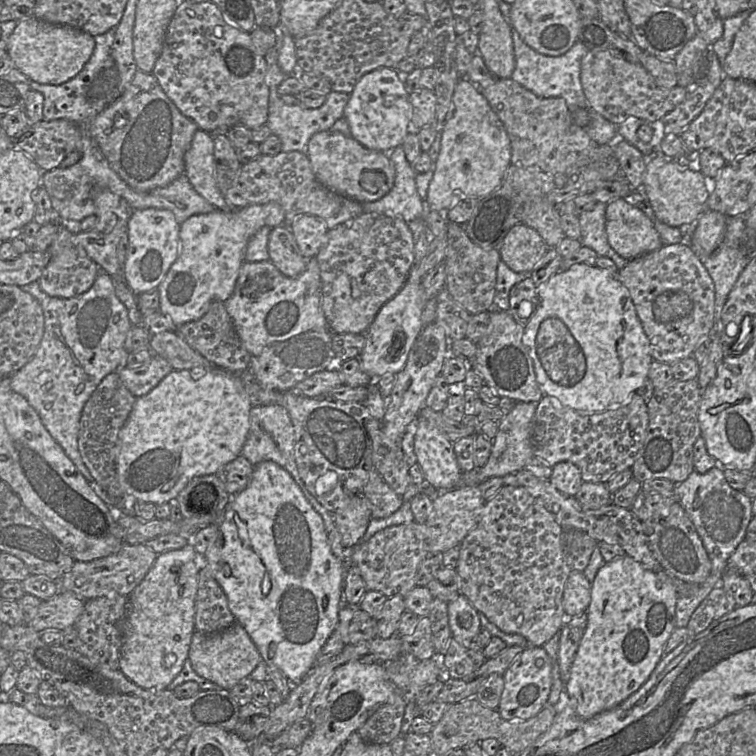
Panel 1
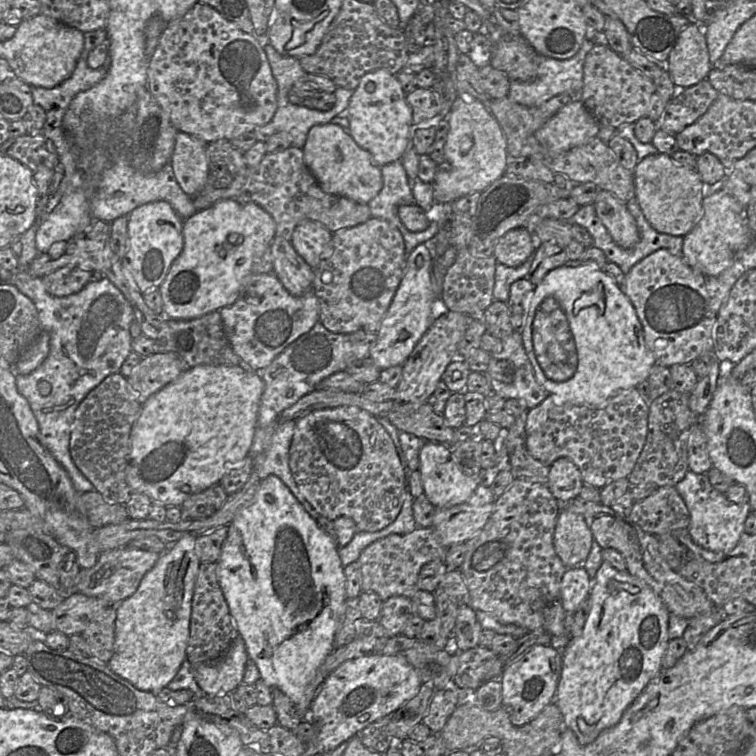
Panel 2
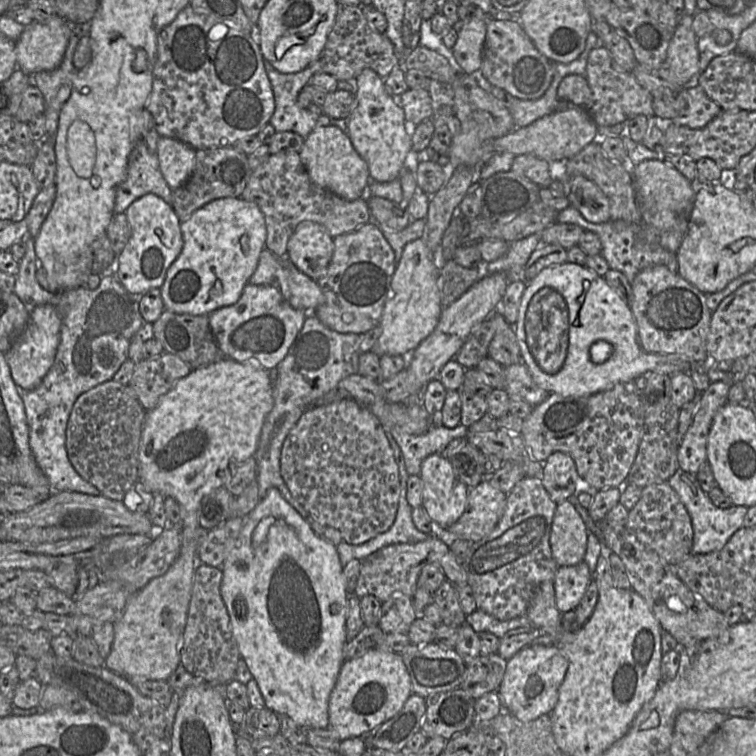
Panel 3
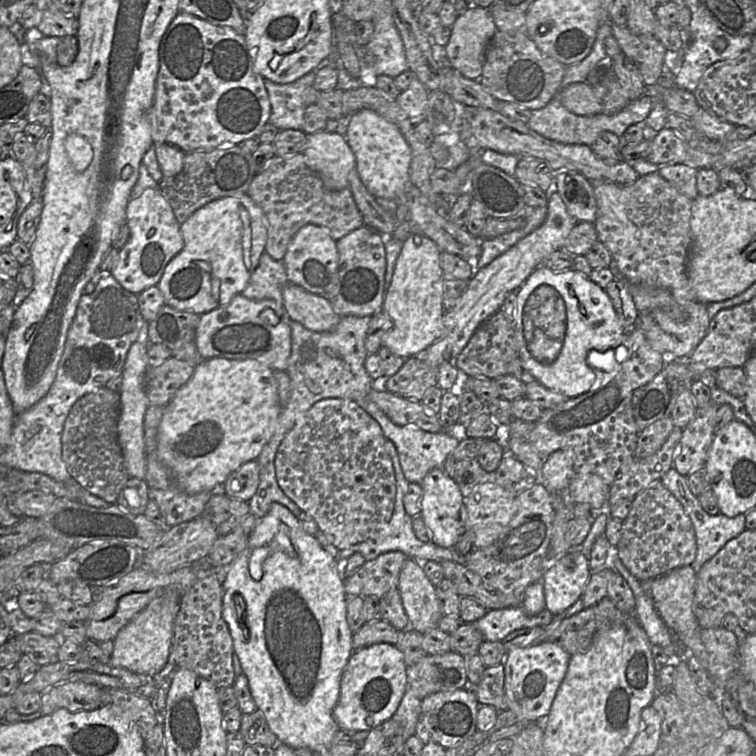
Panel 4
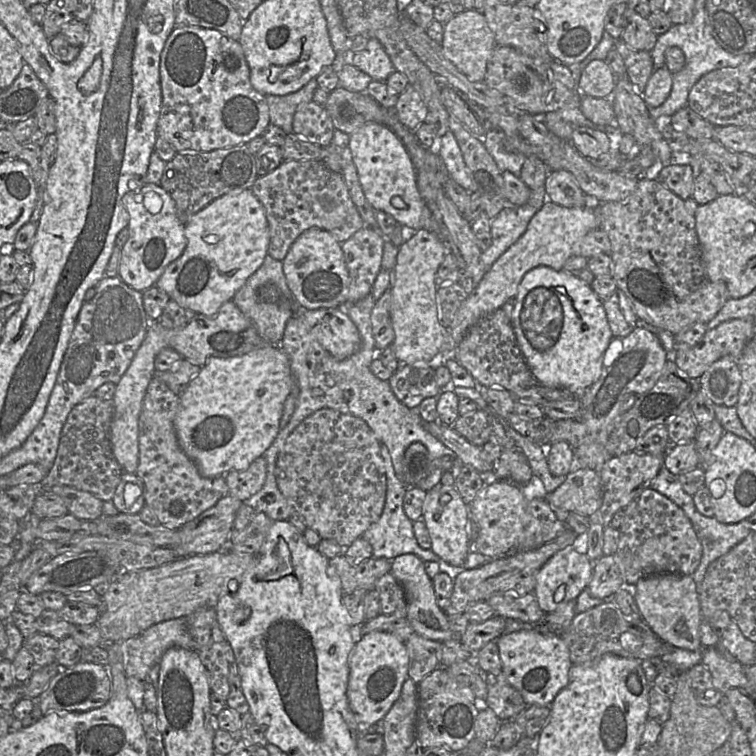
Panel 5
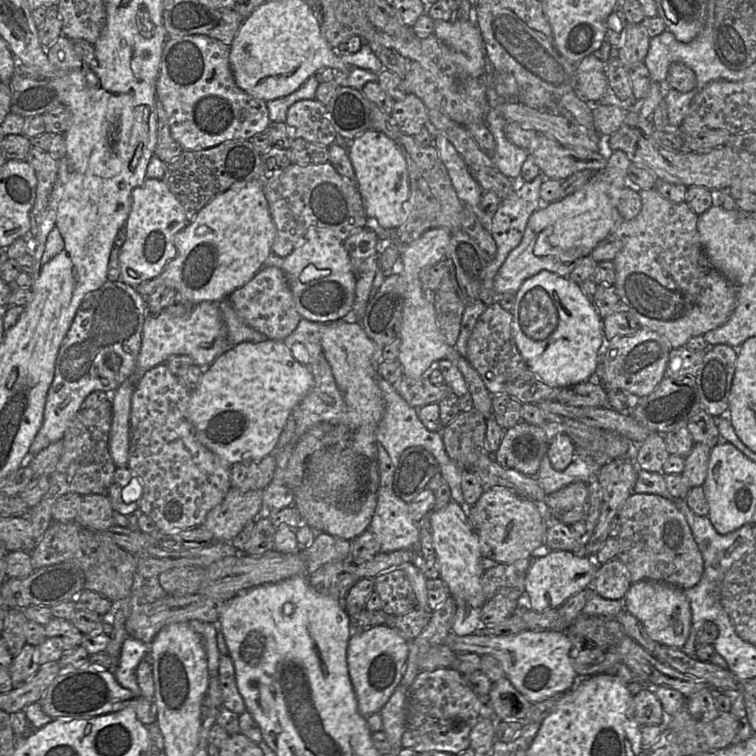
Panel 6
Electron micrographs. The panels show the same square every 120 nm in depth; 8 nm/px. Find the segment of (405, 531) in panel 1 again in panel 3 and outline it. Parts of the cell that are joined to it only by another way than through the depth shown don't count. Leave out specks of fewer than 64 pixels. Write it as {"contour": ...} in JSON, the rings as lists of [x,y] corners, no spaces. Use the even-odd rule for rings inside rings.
{"contour":[[[430,535],[428,539],[417,543],[398,543],[385,546],[361,561],[359,577],[354,594],[359,598],[375,596],[381,603],[394,593],[403,593],[412,598],[418,587],[418,577],[427,564],[437,565],[446,580],[453,585],[467,585],[467,575],[459,560],[449,549],[449,536]]]}

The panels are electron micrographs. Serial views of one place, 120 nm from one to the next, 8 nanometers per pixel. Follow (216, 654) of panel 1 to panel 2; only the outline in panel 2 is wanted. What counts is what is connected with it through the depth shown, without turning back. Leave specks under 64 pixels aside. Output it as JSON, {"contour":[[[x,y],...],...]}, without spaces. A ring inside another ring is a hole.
{"contour":[[[237,635],[220,659],[193,666],[194,677],[207,695],[232,693],[243,683],[248,660],[245,642]]]}

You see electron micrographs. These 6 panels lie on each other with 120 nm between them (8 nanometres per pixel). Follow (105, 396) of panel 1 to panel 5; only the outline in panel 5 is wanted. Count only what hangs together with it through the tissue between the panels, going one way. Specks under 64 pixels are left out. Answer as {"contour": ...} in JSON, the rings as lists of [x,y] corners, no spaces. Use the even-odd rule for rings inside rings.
{"contour":[[[94,395],[72,408],[61,431],[55,461],[42,480],[40,491],[64,485],[92,493],[101,501],[111,501],[124,472],[111,449],[112,416],[113,400],[102,400]]]}

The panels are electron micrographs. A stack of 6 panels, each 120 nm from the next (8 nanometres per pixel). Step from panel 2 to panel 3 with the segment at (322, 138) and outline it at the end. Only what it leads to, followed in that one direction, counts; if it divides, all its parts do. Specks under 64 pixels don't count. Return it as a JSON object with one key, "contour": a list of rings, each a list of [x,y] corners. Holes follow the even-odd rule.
{"contour":[[[318,125],[305,138],[299,152],[313,183],[346,200],[364,198],[371,181],[369,168],[354,149],[347,133],[334,125]]]}

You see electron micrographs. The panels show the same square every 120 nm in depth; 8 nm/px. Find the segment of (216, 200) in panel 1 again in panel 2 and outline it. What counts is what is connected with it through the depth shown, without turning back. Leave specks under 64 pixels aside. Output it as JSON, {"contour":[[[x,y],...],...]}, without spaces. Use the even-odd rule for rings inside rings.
{"contour":[[[178,131],[170,159],[175,178],[181,189],[189,196],[197,195],[208,177],[206,142]]]}

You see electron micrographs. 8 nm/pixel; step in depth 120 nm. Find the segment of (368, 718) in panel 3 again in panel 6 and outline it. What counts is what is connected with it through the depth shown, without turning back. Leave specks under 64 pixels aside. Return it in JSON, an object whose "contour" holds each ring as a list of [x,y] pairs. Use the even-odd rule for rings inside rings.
{"contour":[[[388,625],[353,633],[348,642],[347,665],[359,713],[367,718],[381,711],[406,671],[410,642]]]}

